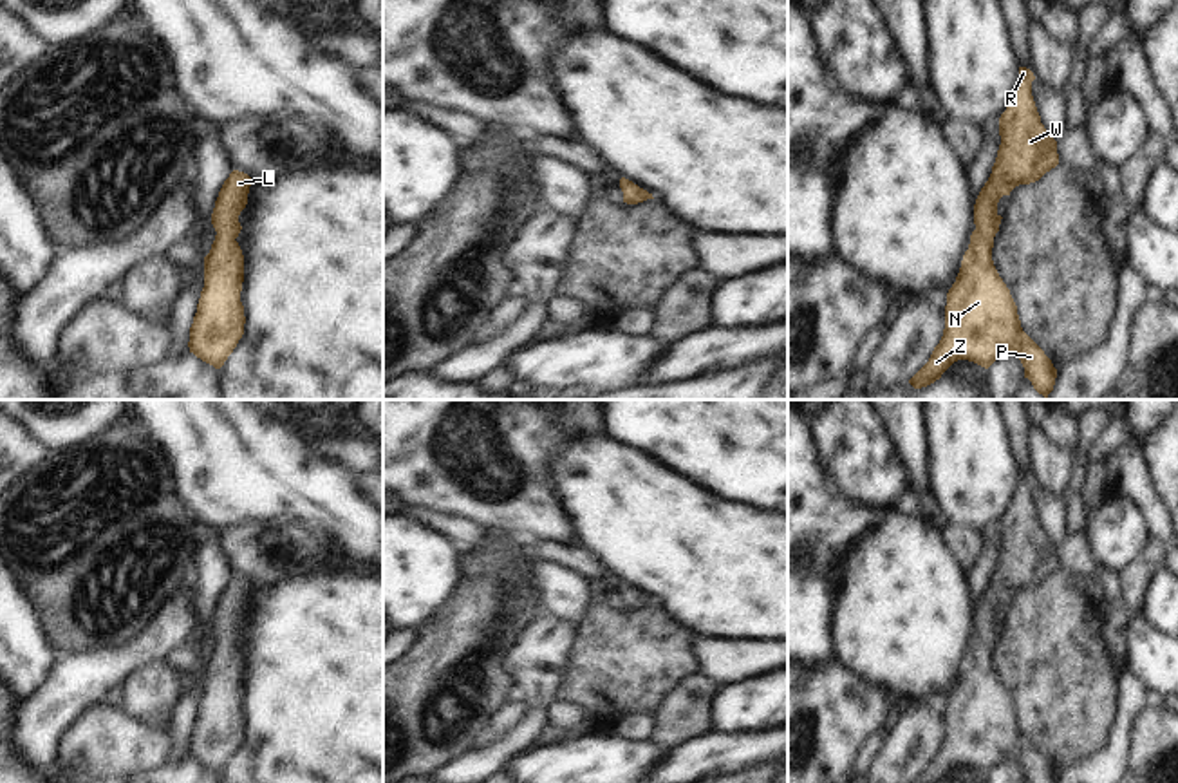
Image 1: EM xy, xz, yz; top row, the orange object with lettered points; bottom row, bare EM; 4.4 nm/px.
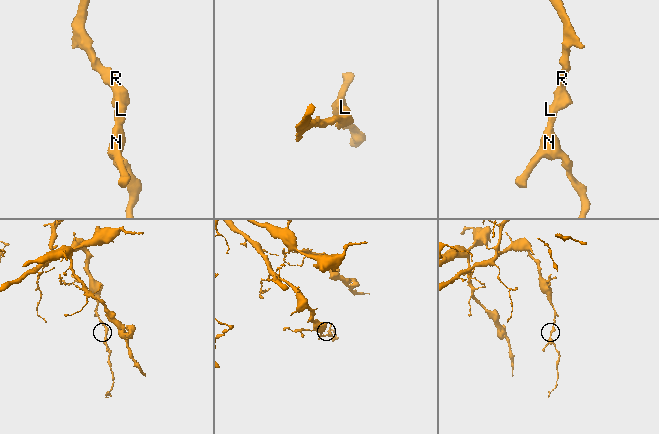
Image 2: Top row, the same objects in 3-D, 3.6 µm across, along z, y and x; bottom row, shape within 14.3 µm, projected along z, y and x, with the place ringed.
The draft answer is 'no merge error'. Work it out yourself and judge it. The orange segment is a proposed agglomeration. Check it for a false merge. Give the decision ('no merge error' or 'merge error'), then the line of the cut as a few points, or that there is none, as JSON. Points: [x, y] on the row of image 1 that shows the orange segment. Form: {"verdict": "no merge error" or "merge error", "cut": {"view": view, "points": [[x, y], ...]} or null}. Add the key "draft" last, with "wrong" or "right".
{"verdict": "no merge error", "cut": null, "draft": "right"}

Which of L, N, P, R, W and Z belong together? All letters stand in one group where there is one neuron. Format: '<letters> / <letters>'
L N P R W Z

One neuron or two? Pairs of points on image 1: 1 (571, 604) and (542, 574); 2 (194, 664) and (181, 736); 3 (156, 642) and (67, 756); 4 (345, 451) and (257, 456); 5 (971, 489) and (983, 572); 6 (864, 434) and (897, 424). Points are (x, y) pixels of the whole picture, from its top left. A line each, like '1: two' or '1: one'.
1: one
2: one
3: two
4: two
5: two
6: two

